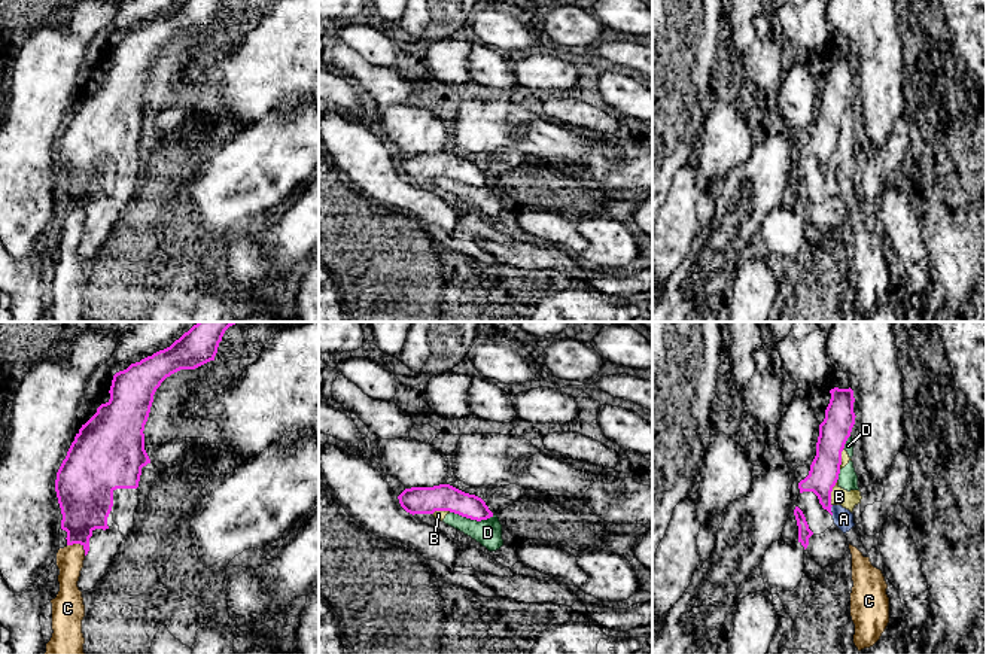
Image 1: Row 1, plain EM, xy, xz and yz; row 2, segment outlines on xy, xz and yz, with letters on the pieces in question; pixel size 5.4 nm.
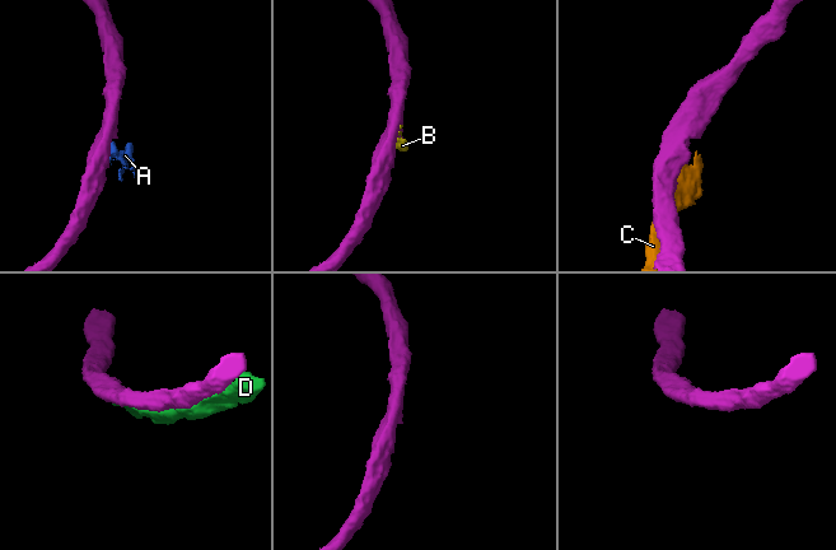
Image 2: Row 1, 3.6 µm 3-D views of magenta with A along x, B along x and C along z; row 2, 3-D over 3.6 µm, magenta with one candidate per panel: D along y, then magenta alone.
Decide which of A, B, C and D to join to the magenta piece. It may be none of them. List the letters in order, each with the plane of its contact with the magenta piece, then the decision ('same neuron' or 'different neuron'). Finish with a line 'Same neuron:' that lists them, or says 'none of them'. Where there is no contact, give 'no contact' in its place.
A: yz | different neuron
B: yz | different neuron
C: xy | different neuron
D: xz | different neuron
Same neuron: none of them

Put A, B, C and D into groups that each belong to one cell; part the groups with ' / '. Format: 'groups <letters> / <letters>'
groups A B C D

